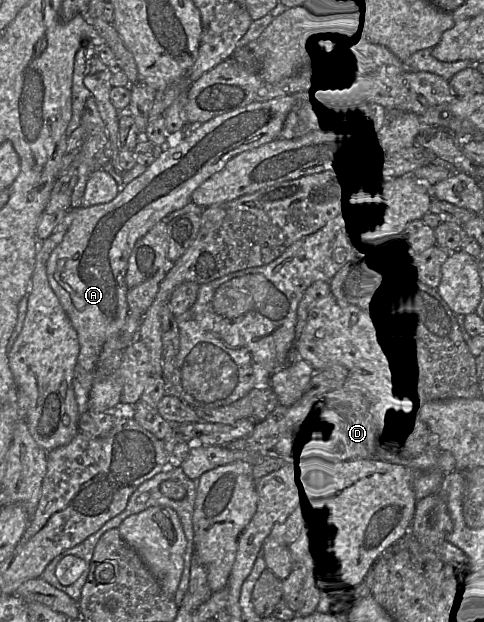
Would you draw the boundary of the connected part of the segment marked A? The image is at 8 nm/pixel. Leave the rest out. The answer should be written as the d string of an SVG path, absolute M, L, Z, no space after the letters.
M286 96L253 102L216 116L197 126L179 145L163 151L143 174L125 185L112 201L76 209L75 218L62 241L46 262L46 273L51 288L77 332L80 346L77 364L87 371L95 371L95 379L88 399L89 410L104 413L109 409L122 406L122 380L119 367L125 350L122 350L120 331L128 315L128 288L125 275L129 257L137 241L165 216L189 204L192 193L204 181L222 170L233 157L280 138L285 119L297 104L296 98Z

